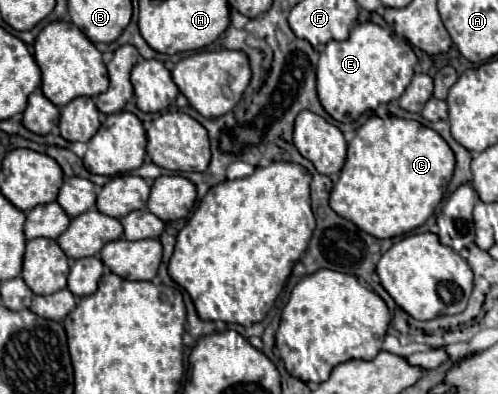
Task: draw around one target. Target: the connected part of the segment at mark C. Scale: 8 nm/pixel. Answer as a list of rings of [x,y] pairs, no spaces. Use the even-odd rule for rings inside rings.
[[[374,115],[356,131],[356,137],[348,143],[348,157],[342,167],[340,179],[332,189],[330,207],[340,217],[352,221],[362,231],[378,239],[390,239],[390,237],[410,233],[412,229],[424,225],[426,219],[434,213],[434,209],[442,201],[444,193],[448,191],[454,165],[456,159],[452,149],[434,129],[412,119],[396,116],[380,119]]]

